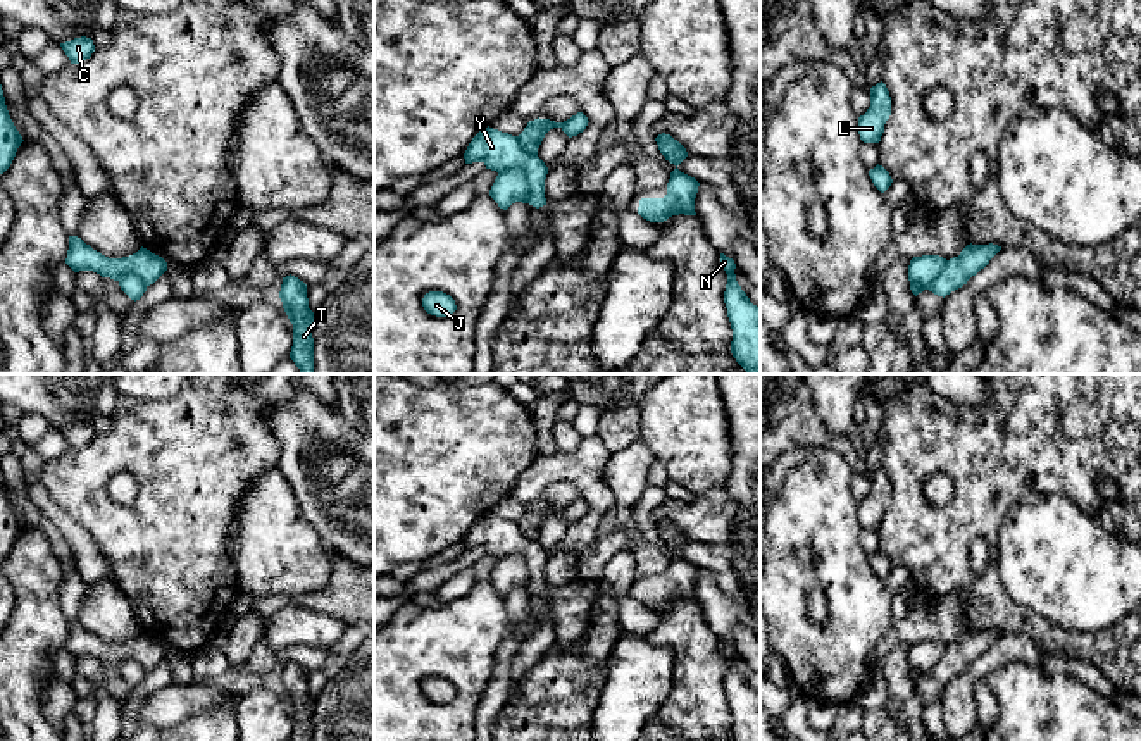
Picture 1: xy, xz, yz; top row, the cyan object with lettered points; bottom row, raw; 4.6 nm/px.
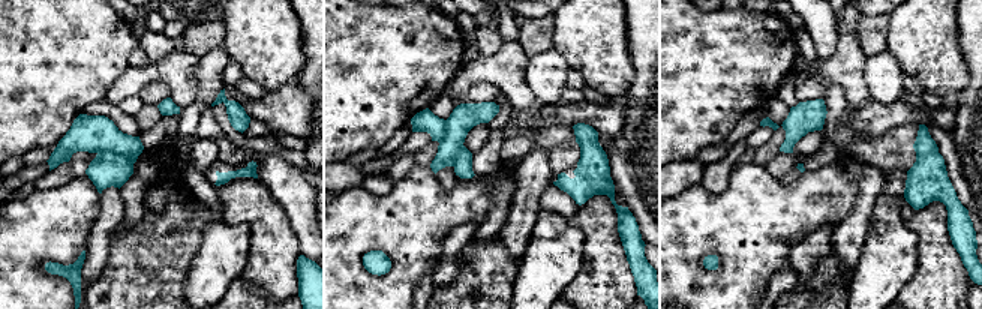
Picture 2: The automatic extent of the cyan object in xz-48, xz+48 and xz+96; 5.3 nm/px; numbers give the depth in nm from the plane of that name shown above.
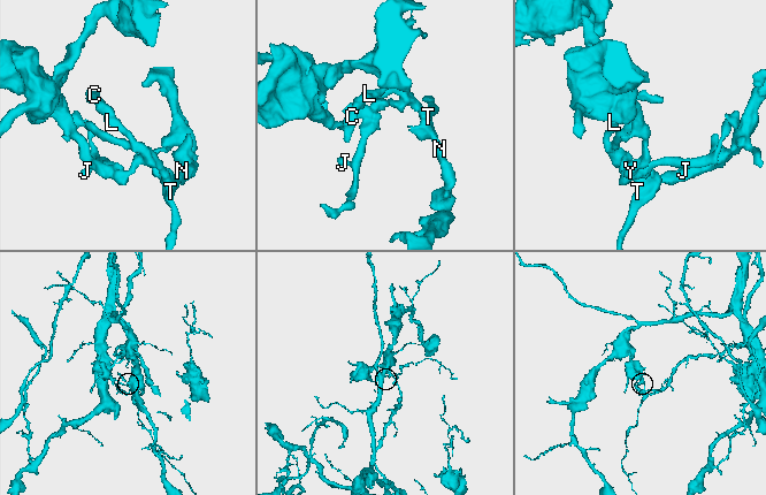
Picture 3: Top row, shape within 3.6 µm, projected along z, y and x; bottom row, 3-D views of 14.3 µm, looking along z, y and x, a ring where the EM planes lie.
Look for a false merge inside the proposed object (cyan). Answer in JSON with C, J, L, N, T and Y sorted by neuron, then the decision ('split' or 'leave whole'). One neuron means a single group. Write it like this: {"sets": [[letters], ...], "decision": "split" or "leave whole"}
{"sets": [["C", "J", "L", "N", "T"], ["Y"]], "decision": "split"}

